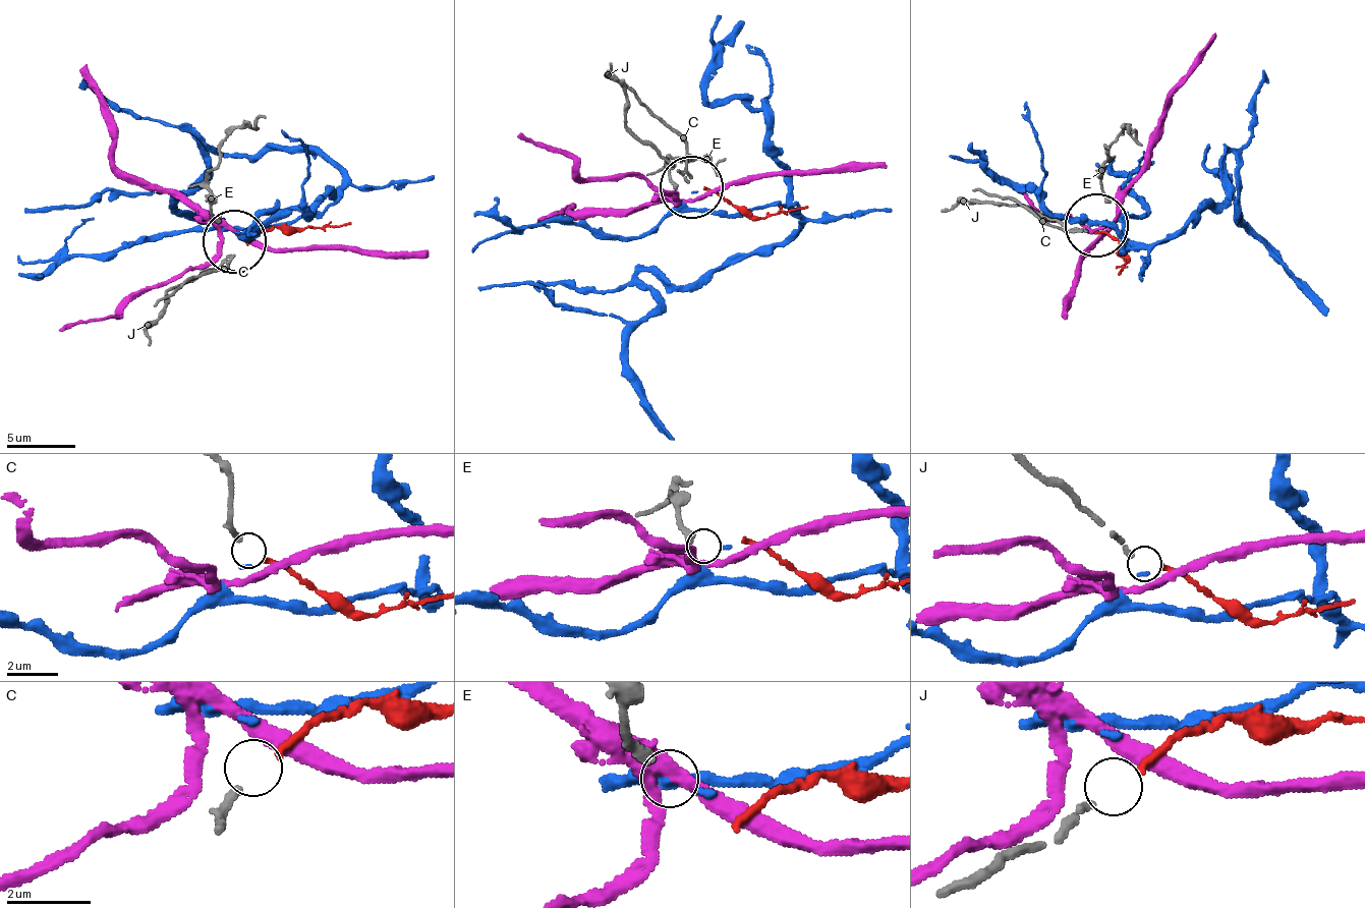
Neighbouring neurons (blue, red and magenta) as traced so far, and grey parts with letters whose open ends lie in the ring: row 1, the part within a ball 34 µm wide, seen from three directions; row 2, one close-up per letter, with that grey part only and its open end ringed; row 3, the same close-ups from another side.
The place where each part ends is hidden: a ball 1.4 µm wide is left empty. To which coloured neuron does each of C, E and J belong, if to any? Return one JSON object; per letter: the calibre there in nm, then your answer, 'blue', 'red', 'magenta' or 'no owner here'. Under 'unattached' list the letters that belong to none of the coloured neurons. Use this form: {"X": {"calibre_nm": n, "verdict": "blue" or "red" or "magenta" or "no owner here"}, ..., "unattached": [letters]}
{"C": {"calibre_nm": 190, "verdict": "red"}, "E": {"calibre_nm": 240, "verdict": "blue"}, "J": {"calibre_nm": 150, "verdict": "no owner here"}, "unattached": ["J"]}

